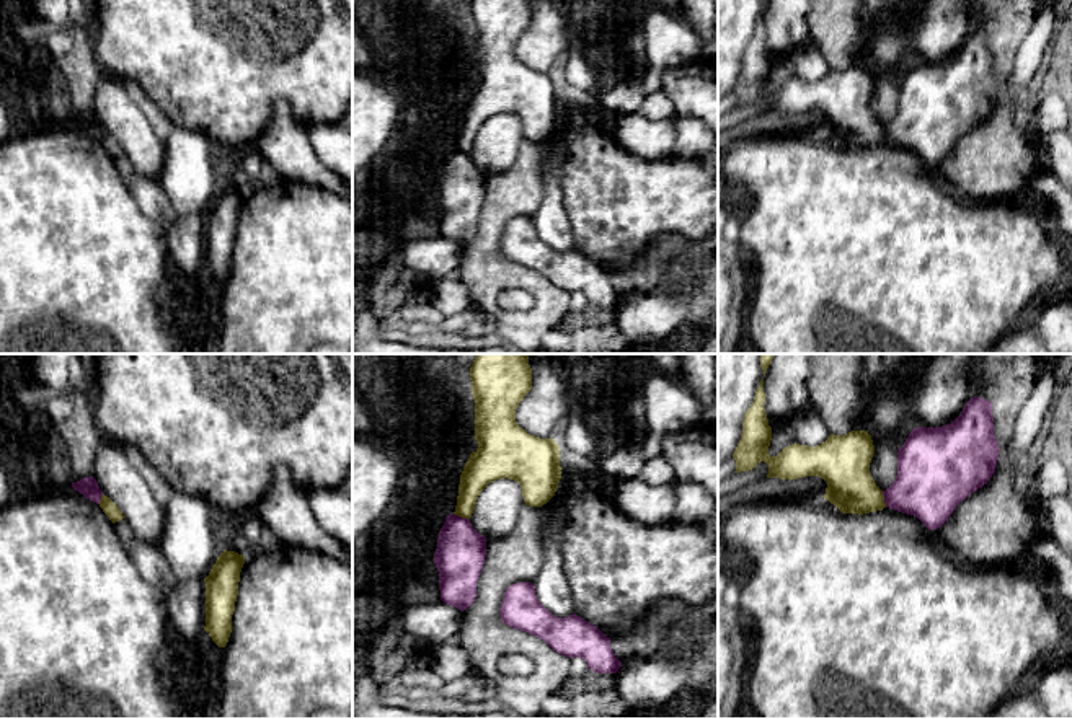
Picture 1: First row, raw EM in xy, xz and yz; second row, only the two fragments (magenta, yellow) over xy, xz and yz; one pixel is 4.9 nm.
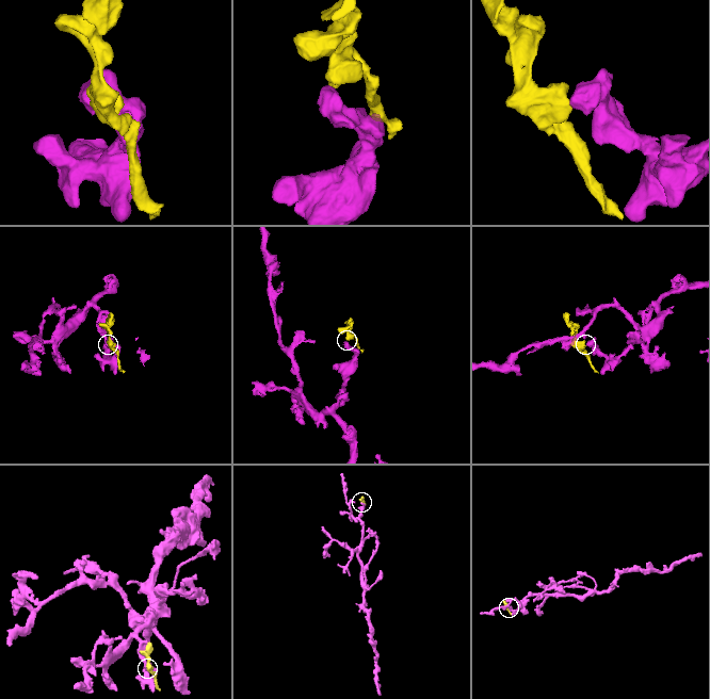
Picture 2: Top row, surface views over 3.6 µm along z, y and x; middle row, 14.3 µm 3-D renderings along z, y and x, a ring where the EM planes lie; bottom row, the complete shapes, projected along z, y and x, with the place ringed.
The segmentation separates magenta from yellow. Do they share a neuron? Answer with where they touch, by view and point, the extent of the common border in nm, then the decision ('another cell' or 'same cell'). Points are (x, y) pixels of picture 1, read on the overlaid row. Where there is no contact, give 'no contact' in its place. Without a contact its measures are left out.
contact yz (885, 499); length 80 nm; another cell

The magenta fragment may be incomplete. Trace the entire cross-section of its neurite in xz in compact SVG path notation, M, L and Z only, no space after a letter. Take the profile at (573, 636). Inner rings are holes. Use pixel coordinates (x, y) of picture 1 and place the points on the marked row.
M532 582L507 587L499 615L504 624L540 637L558 654L583 657L596 673L617 673L622 667L610 637L576 613L568 618L552 615L538 602Z

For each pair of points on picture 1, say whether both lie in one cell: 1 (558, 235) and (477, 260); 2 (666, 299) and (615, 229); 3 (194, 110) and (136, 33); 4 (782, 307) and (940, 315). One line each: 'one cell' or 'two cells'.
1: two cells
2: two cells
3: one cell
4: one cell

